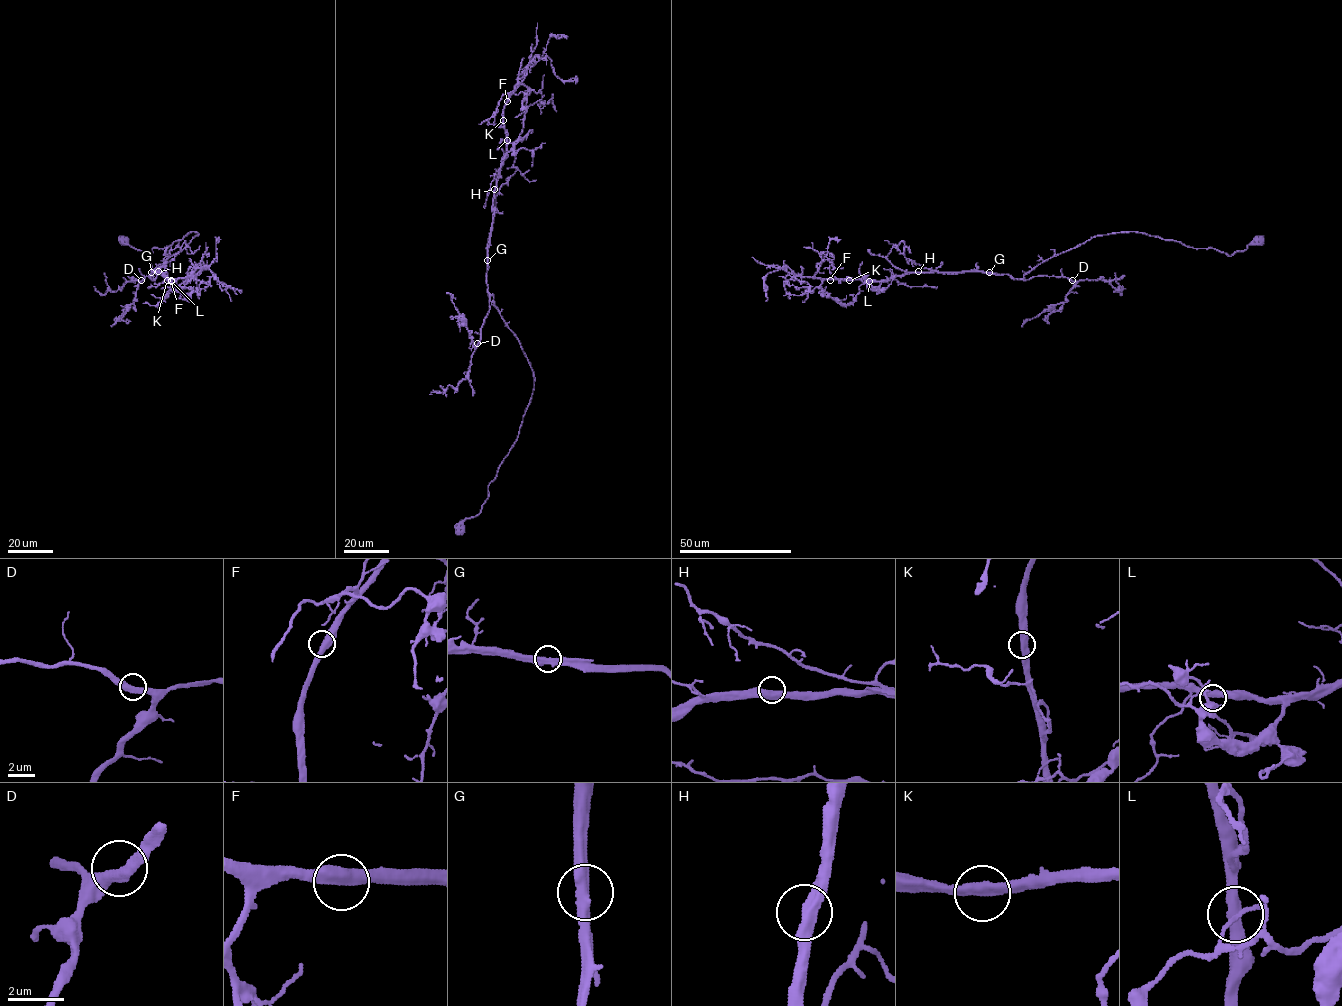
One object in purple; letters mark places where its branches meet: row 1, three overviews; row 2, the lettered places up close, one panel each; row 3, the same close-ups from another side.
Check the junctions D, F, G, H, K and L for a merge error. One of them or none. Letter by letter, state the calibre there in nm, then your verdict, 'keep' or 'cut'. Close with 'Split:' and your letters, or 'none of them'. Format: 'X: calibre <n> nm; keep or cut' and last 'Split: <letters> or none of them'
D: calibre 400 nm; keep
F: calibre 460 nm; keep
G: calibre 440 nm; cut
H: calibre 480 nm; keep
K: calibre 440 nm; keep
L: calibre 440 nm; keep
Split: G

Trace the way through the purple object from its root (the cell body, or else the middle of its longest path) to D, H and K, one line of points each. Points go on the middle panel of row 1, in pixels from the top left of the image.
D: (460, 530), (489, 496), (489, 484), (517, 438), (534, 382), (530, 363), (491, 294), (477, 343)
H: (460, 530), (489, 496), (489, 484), (517, 438), (534, 388), (530, 363), (488, 291), (494, 189)
K: (460, 530), (489, 496), (534, 388), (530, 363), (488, 291), (493, 198), (507, 151), (503, 120)

